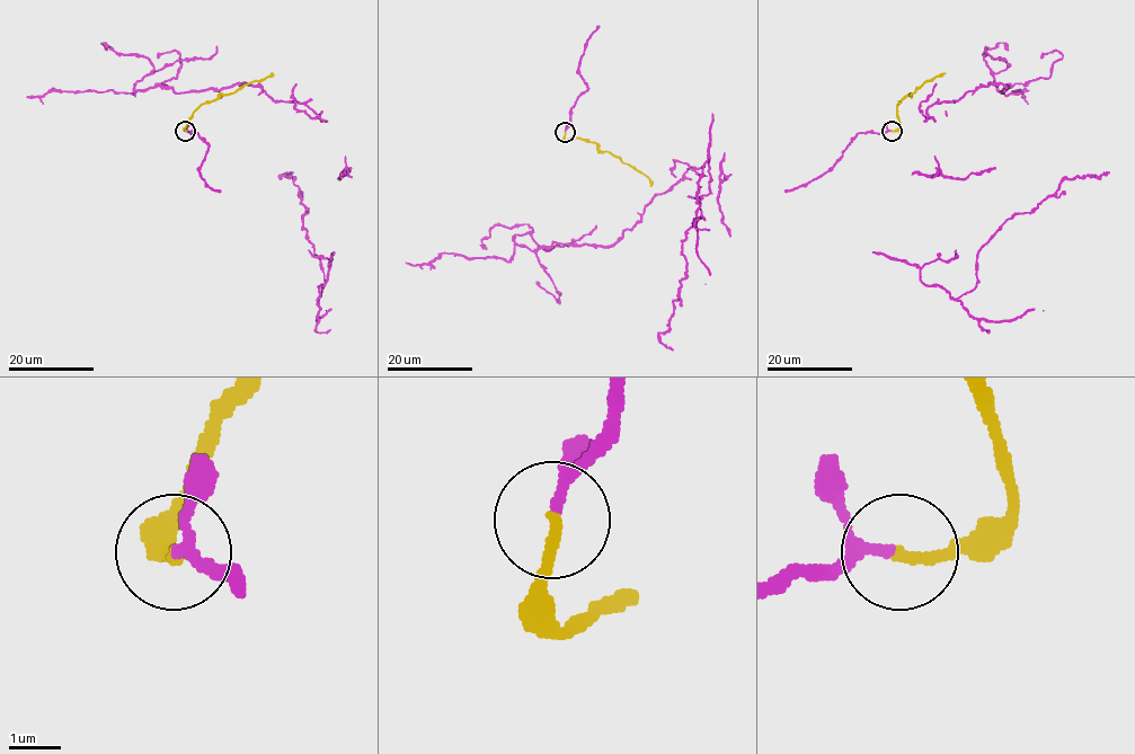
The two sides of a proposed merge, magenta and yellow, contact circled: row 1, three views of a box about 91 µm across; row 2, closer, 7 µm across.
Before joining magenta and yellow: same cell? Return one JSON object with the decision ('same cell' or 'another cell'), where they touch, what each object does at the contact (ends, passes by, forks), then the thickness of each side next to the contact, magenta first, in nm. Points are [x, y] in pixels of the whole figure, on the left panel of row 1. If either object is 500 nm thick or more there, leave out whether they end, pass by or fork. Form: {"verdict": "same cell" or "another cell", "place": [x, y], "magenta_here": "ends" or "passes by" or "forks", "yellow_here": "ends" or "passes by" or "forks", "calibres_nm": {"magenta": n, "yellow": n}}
{"verdict": "same cell", "place": [185, 131], "magenta_here": "passes by", "yellow_here": "ends", "calibres_nm": {"magenta": 160, "yellow": 220}}

